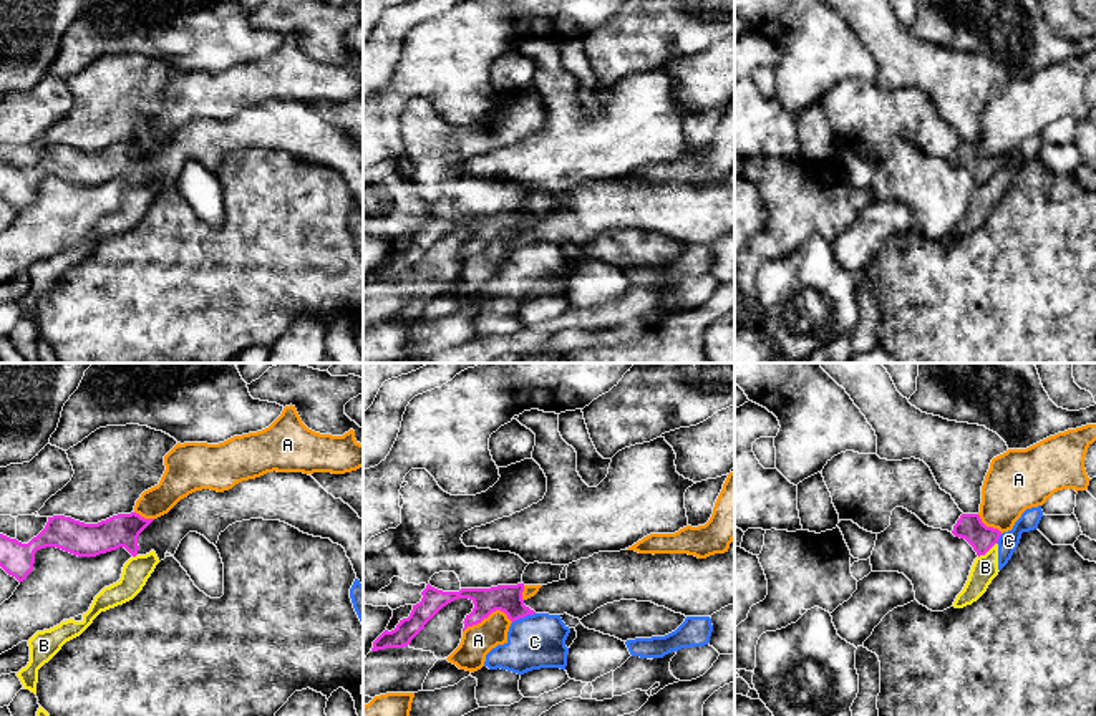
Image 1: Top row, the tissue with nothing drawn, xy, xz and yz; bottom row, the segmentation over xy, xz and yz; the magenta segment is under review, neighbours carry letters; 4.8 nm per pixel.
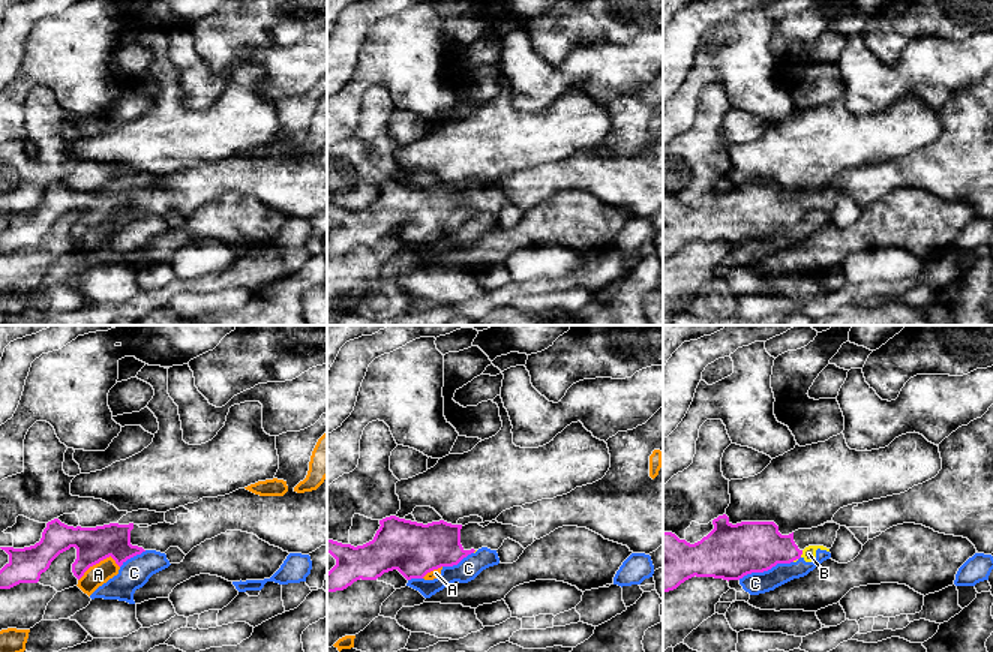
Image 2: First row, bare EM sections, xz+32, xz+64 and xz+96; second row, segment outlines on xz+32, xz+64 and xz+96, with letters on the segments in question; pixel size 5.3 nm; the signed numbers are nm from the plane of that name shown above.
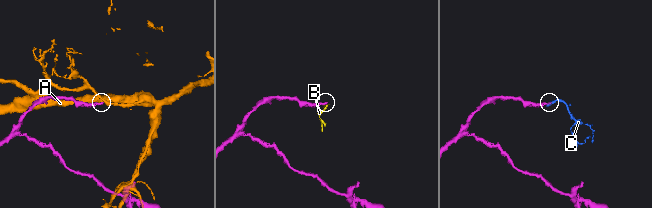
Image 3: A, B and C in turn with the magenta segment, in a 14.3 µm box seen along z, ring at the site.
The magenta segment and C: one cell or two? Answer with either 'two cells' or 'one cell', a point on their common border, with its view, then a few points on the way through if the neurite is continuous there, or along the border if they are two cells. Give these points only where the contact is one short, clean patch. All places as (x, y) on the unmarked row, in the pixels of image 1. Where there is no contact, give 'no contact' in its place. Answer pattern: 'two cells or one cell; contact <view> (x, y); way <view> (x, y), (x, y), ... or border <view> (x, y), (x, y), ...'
two cells; contact xz (523, 246)

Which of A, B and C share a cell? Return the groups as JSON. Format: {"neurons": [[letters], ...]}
{"neurons": [["A"], ["B", "C"]]}

